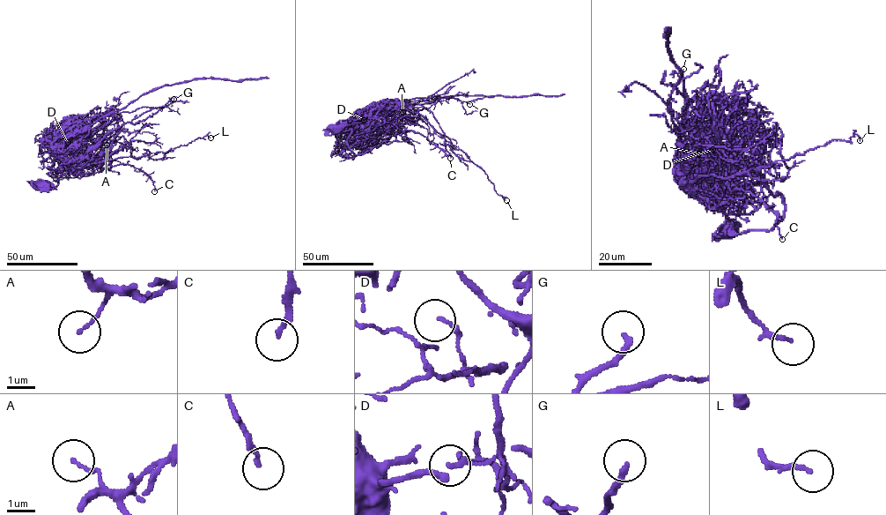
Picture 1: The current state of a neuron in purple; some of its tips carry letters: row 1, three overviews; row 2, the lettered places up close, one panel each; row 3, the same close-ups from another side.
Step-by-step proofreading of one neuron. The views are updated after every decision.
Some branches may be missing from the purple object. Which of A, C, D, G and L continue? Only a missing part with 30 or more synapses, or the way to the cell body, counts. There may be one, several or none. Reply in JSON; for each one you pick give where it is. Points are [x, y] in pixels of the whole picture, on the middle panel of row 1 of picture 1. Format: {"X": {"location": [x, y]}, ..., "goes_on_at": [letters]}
{"goes_on_at": []}

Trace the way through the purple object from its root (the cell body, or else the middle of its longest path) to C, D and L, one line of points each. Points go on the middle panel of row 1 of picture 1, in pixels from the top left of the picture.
C: (339, 129), (342, 132), (351, 130), (347, 145), (353, 159), (397, 133), (393, 126), (421, 134), (450, 158)
D: (339, 129), (342, 132), (351, 130), (347, 145), (353, 159), (390, 135), (358, 117), (365, 123), (364, 120)
L: (339, 129), (351, 130), (353, 159), (397, 132), (381, 109), (418, 112), (480, 167), (506, 200)

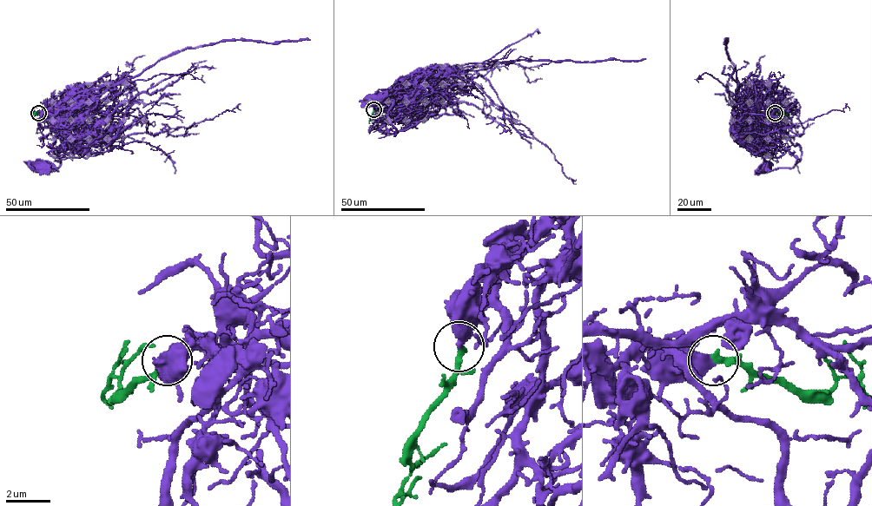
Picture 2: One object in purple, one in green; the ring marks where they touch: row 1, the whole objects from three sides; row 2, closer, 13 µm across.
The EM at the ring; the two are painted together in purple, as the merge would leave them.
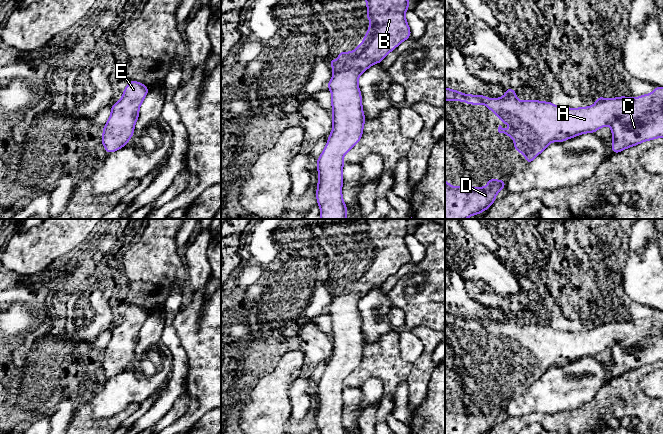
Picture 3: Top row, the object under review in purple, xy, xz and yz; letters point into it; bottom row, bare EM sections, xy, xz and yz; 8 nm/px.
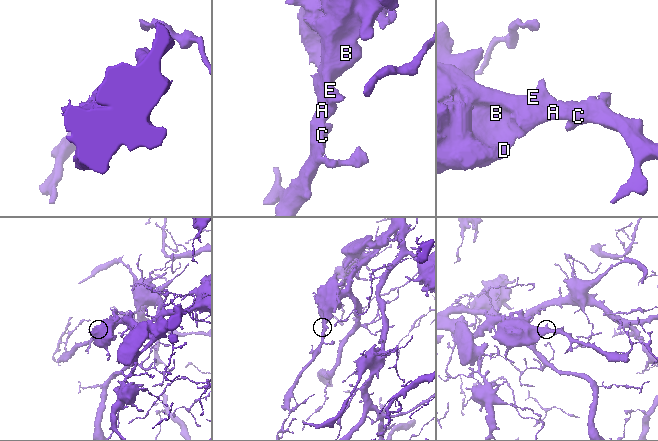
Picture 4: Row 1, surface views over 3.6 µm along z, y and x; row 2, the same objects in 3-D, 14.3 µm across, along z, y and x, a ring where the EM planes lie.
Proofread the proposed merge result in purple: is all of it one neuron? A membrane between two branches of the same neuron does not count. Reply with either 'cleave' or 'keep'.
keep

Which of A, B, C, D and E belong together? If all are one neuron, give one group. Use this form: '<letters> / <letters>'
A B C D E

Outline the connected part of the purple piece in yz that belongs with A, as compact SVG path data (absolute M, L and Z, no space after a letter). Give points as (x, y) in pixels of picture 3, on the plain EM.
M656 311L651 318L640 319L638 322L620 320L605 323L598 320L594 329L576 333L555 330L550 325L520 325L516 322L516 315L511 312L507 312L506 318L497 323L490 323L482 319L463 318L445 312L445 324L464 325L468 329L484 327L503 347L510 348L509 355L499 349L498 356L514 363L514 372L525 379L527 389L551 366L563 366L580 358L594 357L606 349L609 349L612 354L613 378L642 366L663 361L663 311Z

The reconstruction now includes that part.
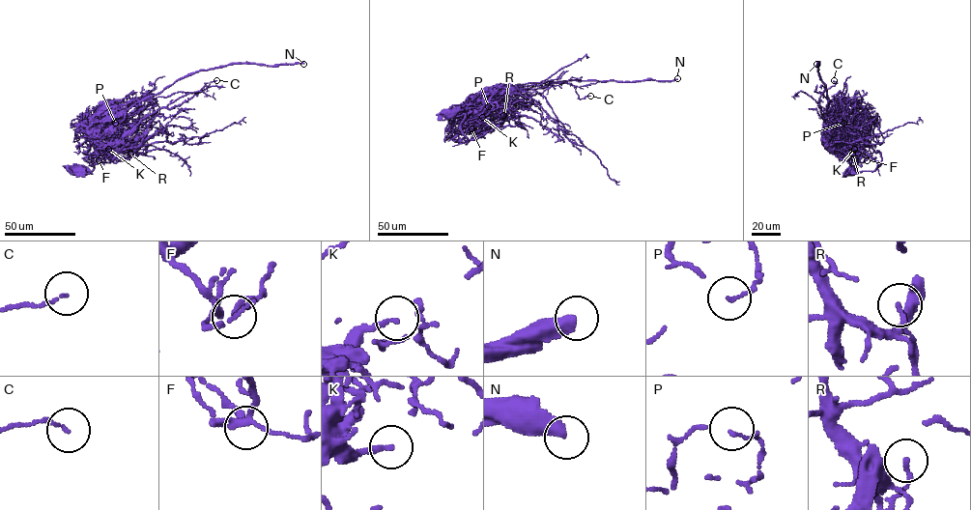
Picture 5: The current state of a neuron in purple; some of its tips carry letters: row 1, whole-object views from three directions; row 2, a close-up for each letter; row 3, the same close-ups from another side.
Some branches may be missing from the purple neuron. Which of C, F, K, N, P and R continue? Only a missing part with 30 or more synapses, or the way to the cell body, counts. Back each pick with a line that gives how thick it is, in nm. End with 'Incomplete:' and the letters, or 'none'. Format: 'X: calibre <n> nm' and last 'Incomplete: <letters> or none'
N: calibre 480 nm
Incomplete: N

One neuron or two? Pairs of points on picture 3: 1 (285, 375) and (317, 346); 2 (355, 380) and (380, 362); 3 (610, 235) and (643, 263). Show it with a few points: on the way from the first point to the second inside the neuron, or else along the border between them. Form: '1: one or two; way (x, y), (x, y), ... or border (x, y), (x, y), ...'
1: two; border (300, 350), (303, 354), (303, 364), (298, 376)
2: one; way (361, 374), (374, 363)
3: two; border (628, 253), (623, 263)

